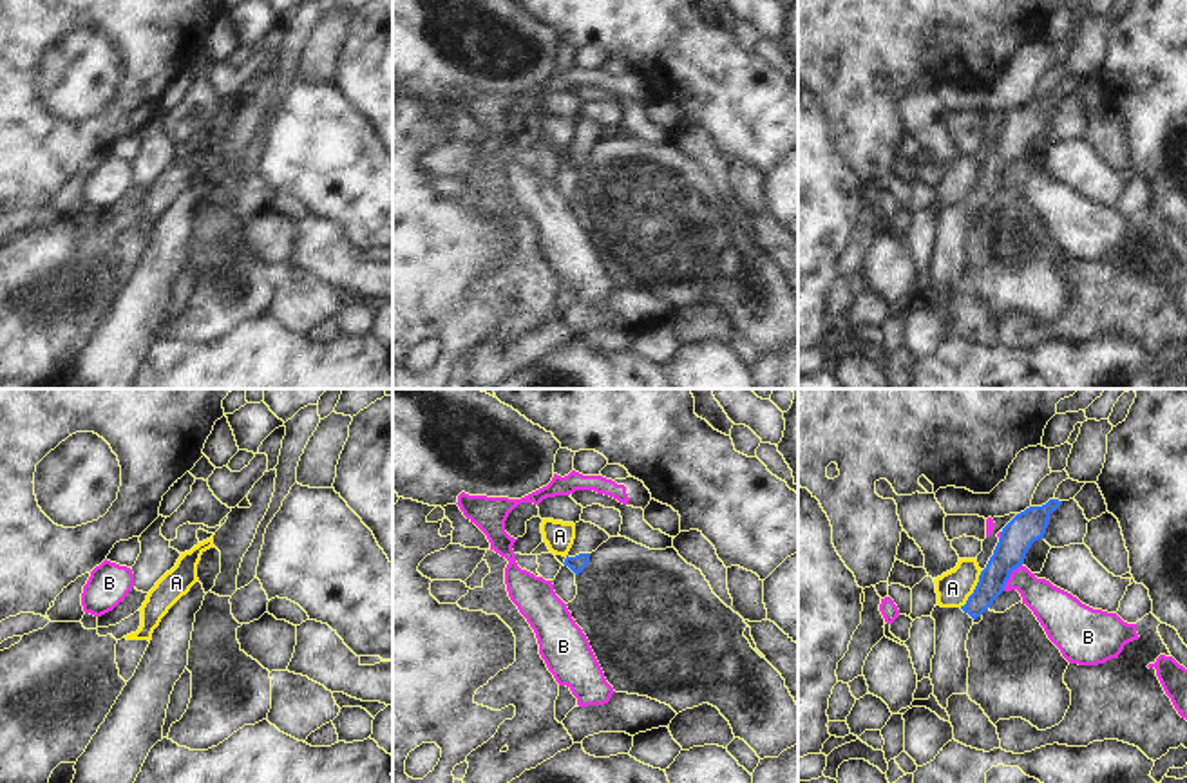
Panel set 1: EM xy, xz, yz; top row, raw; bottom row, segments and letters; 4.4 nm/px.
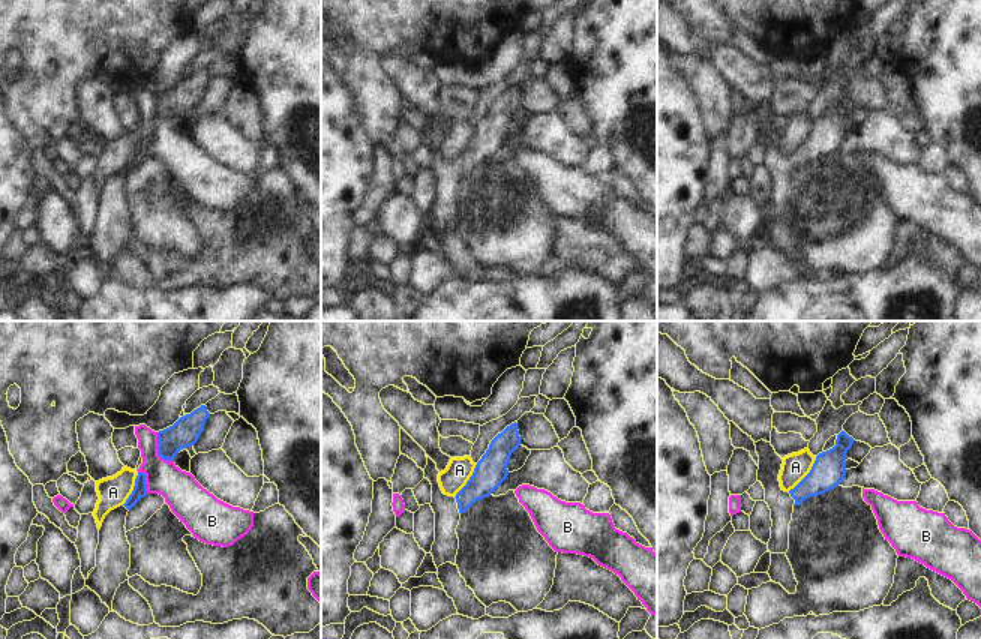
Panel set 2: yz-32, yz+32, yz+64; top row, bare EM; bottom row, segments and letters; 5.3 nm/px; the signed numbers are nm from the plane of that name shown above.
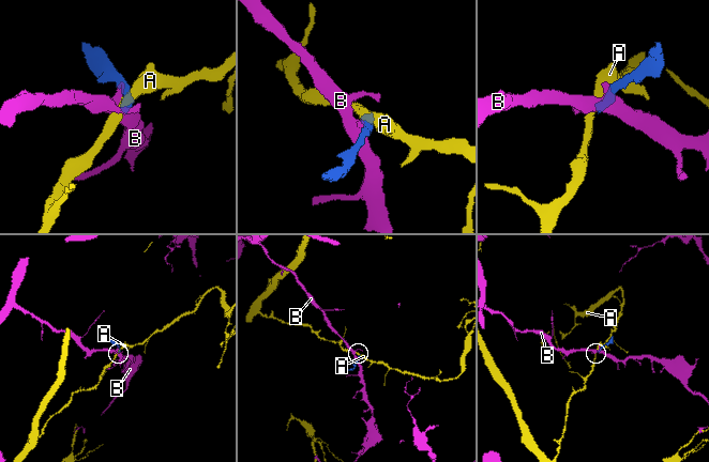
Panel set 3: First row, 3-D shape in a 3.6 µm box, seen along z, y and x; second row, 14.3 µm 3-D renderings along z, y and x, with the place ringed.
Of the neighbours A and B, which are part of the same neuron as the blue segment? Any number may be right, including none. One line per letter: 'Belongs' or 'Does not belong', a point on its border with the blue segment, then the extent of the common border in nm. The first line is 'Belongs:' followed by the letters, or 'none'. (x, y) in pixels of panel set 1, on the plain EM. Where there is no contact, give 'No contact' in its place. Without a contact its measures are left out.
Belongs: none
A: Does not belong. Touches blue at yz (974, 185). Shared border 200 nm
B: Does not belong. Touches blue at yz (1008, 172). Shared border 150 nm.

